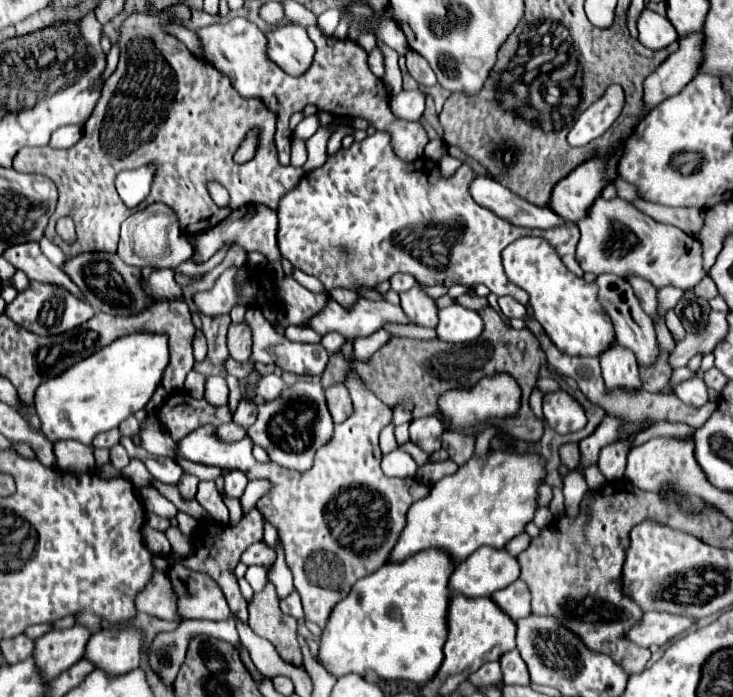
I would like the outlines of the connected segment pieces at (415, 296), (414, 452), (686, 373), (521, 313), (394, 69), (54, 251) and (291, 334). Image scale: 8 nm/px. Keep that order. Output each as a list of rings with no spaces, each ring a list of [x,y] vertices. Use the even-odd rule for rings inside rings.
[[[410,288],[400,294],[400,306],[404,314],[416,324],[424,328],[434,328],[438,324],[438,310],[434,306],[434,300],[428,298],[420,288]]]
[[[408,442],[408,444],[400,446],[400,448],[402,448],[402,450],[406,450],[406,452],[416,460],[416,464],[418,464],[418,466],[424,466],[424,464],[428,462],[428,456],[426,456],[418,446],[414,446],[412,442]]]
[[[686,366],[684,368],[676,368],[674,372],[672,372],[672,378],[670,378],[670,382],[668,382],[668,388],[662,392],[662,394],[666,394],[666,392],[672,392],[672,388],[674,388],[674,384],[678,384],[678,382],[684,382],[686,378],[690,378],[690,376],[694,376]]]
[[[510,296],[498,298],[498,306],[500,306],[502,314],[508,316],[508,318],[524,318],[526,316],[526,308],[520,302],[516,302],[514,298],[510,298]]]
[[[374,34],[374,38],[376,38],[376,46],[384,54],[384,76],[382,76],[382,80],[386,82],[390,94],[396,96],[402,90],[402,72],[400,72],[400,66],[398,66],[398,54],[390,46],[386,46],[376,34]]]
[[[42,238],[42,240],[40,240],[40,248],[42,248],[42,252],[48,256],[48,260],[50,260],[52,264],[56,264],[58,268],[62,268],[62,266],[66,264],[68,256],[66,256],[60,248],[56,248],[48,238]]]
[[[290,325],[285,329],[284,335],[292,342],[308,342],[308,344],[320,344],[322,336],[307,326]]]

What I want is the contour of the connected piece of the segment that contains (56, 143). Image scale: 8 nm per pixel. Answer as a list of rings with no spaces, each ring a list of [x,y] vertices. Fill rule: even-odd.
[[[60,126],[50,138],[50,146],[52,148],[70,148],[82,137],[82,128],[84,126]]]

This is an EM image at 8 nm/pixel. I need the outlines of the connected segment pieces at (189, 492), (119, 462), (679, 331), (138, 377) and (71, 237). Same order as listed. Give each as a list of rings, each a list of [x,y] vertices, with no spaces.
[[[184,474],[178,482],[178,490],[186,500],[192,500],[196,496],[196,490],[198,490],[198,478],[192,474]]]
[[[120,442],[114,444],[114,446],[110,448],[110,464],[120,472],[128,462],[130,462],[130,458],[128,458],[126,448],[124,448]]]
[[[673,309],[668,311],[666,314],[666,325],[672,333],[676,343],[682,341],[685,338],[686,332],[682,326],[682,323],[680,322],[680,318],[676,316]]]
[[[128,334],[110,346],[76,362],[60,376],[42,382],[36,390],[34,410],[46,440],[78,440],[92,444],[94,436],[118,428],[122,420],[142,410],[152,398],[168,364],[168,340],[162,334]]]
[[[64,216],[56,222],[56,232],[60,234],[60,238],[64,242],[74,242],[76,240],[76,234],[74,234],[74,222],[70,216]]]

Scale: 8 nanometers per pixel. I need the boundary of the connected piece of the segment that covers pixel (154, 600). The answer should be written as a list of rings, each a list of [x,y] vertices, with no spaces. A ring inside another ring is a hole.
[[[154,572],[146,588],[138,592],[136,608],[162,620],[182,620],[182,616],[178,614],[178,596],[174,594],[174,588],[164,572]]]

